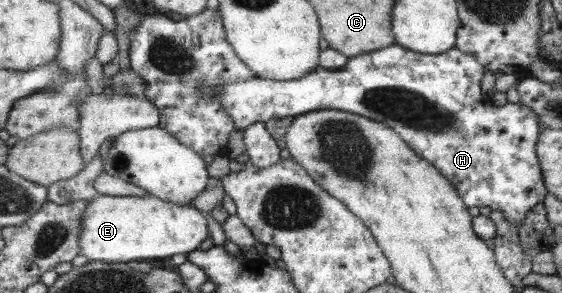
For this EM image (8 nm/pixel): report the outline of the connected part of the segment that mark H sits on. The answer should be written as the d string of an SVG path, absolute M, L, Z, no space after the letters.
M389 46L381 52L371 52L348 58L343 68L326 69L320 64L304 77L295 80L273 80L259 77L218 86L214 96L221 108L242 130L255 123L271 119L297 117L319 110L341 110L371 118L396 129L418 155L431 161L449 179L469 206L489 206L500 210L509 224L518 224L526 214L546 198L546 188L536 155L540 120L529 106L507 103L495 106L481 90L485 67L469 53L453 48L432 55L415 52L404 46Z

